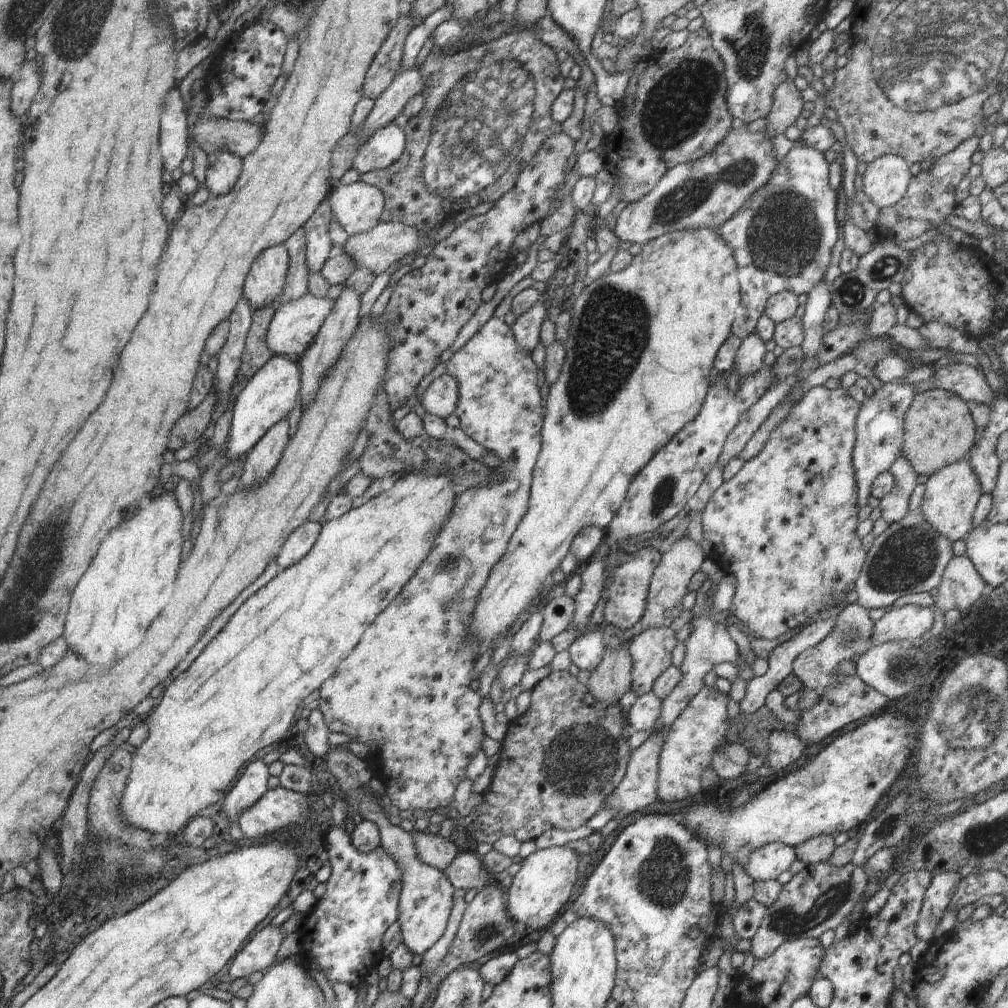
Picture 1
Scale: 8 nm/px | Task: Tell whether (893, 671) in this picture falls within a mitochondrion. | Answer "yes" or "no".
yes

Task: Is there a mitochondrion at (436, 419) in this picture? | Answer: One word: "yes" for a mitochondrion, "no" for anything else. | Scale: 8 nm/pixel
no

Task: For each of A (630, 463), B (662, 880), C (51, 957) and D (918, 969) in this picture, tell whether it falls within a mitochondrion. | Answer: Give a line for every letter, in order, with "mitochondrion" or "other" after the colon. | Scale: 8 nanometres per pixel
A: other
B: mitochondrion
C: other
D: other

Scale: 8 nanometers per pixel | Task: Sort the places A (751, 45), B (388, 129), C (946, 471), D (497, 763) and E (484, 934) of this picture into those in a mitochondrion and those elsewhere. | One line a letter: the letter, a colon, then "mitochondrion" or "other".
A: mitochondrion
B: other
C: other
D: other
E: mitochondrion

